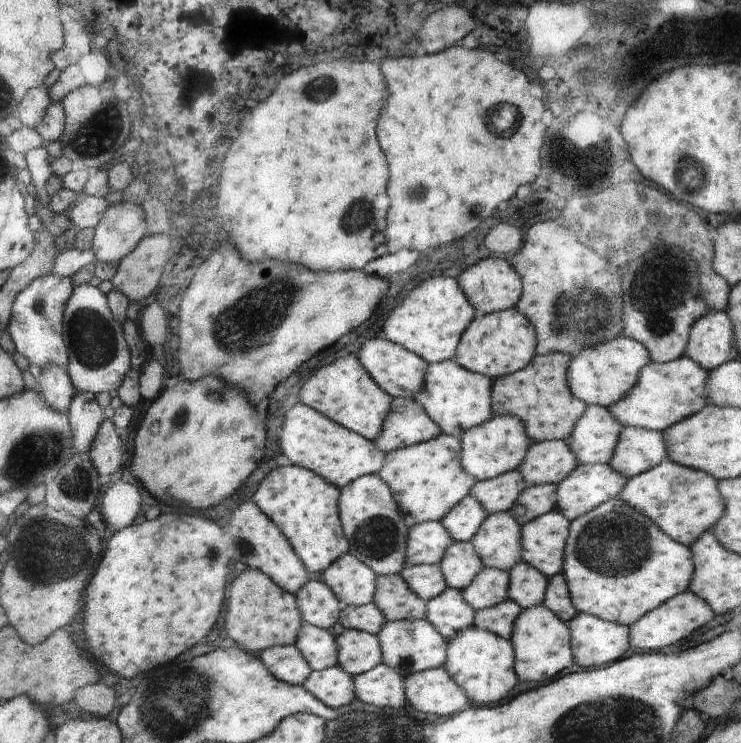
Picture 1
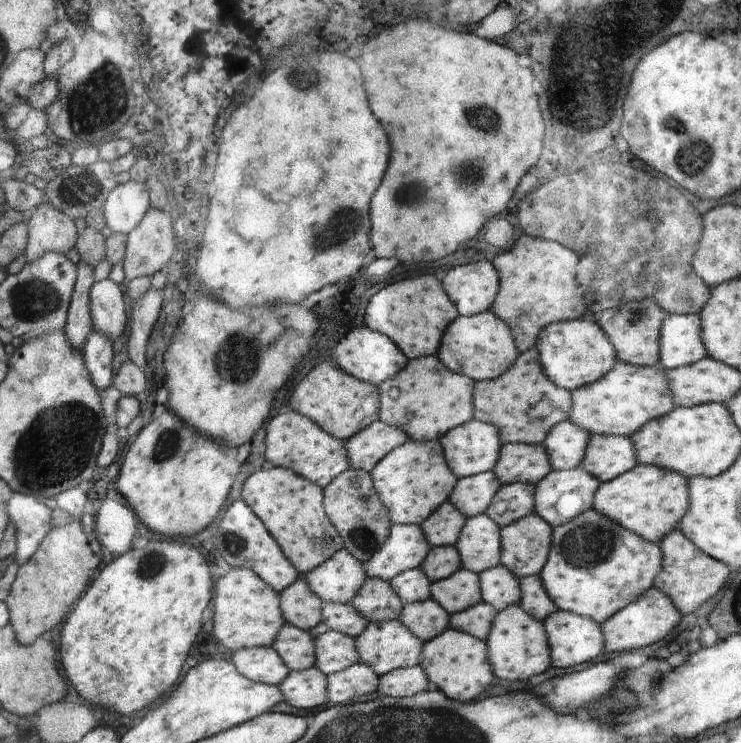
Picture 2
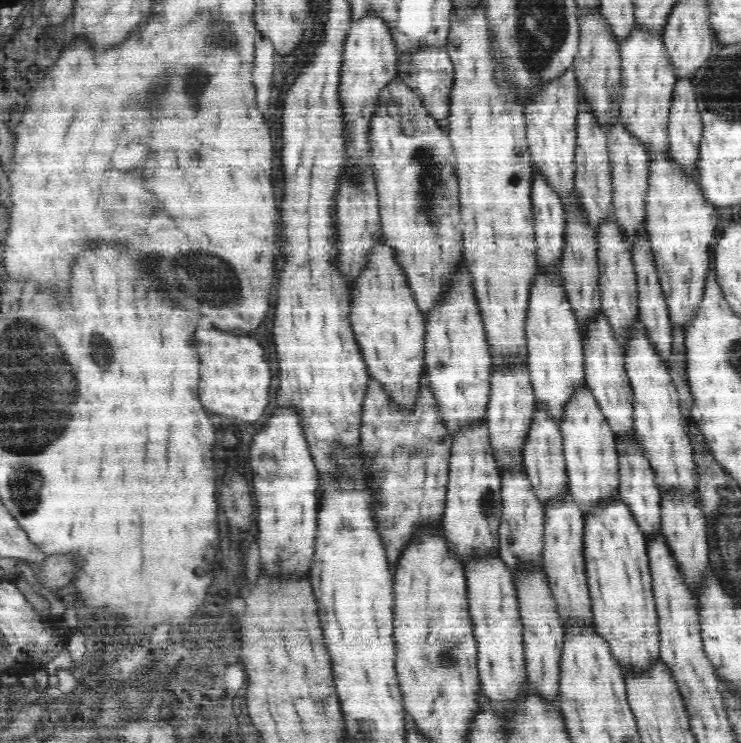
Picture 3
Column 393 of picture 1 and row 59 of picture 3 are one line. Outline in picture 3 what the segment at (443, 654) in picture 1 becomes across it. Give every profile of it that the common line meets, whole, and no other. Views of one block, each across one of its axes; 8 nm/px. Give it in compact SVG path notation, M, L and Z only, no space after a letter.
M634 26L627 40L619 46L621 58L621 114L620 123L635 140L647 150L650 160L664 160L670 156L669 152L669 112L673 101L674 86L677 81L674 69L671 66L670 57L667 56L666 46L663 45L661 36L651 36L648 32L643 32L639 26Z

